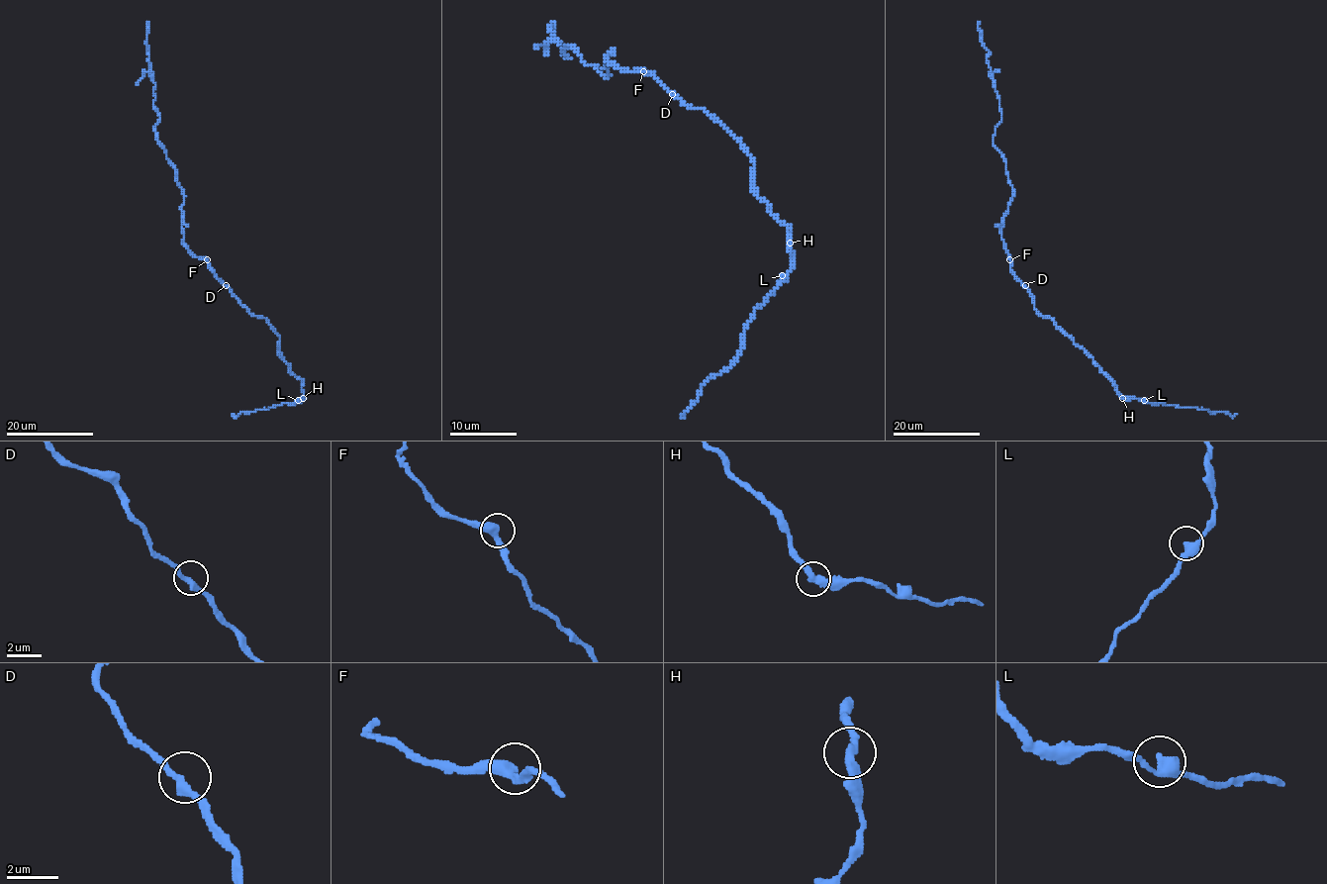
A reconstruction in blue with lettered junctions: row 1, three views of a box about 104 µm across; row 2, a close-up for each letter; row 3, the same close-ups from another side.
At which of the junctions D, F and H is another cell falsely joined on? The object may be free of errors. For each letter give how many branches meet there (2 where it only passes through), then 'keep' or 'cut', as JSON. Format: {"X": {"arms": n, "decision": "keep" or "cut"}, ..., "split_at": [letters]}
{"D": {"arms": 2, "decision": "keep"}, "F": {"arms": 2, "decision": "keep"}, "H": {"arms": 2, "decision": "cut"}, "split_at": ["H"]}

